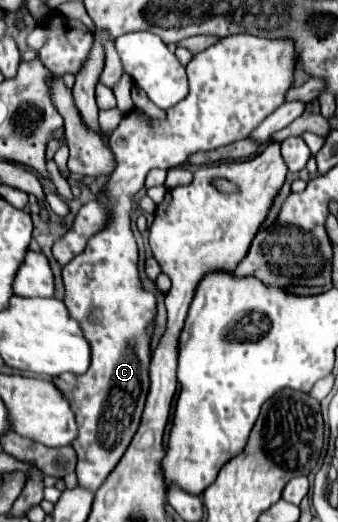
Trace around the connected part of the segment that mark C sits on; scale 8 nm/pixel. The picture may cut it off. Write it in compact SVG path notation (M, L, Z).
M232 34L220 38L208 50L196 54L188 66L188 96L186 100L178 102L174 108L166 112L166 120L142 120L138 112L130 112L124 116L120 126L108 138L108 146L116 158L116 170L112 172L110 180L98 194L98 200L110 208L110 216L106 226L90 236L84 252L74 256L62 268L62 282L64 282L64 304L70 312L70 318L78 320L84 338L90 344L90 368L84 374L66 372L56 376L52 382L70 402L70 408L76 416L78 436L72 440L72 448L78 454L78 484L90 490L98 490L102 480L112 472L118 464L122 454L126 452L132 436L138 430L140 416L144 410L144 402L150 388L150 356L152 356L152 338L146 332L148 324L156 316L156 298L154 294L142 288L140 272L138 272L138 246L130 230L130 210L132 198L144 186L144 178L148 170L162 168L170 170L188 160L190 154L198 150L214 150L236 140L248 138L258 124L270 116L278 106L286 102L286 92L294 86L294 70L296 70L296 42L292 38L258 38L252 34Z

